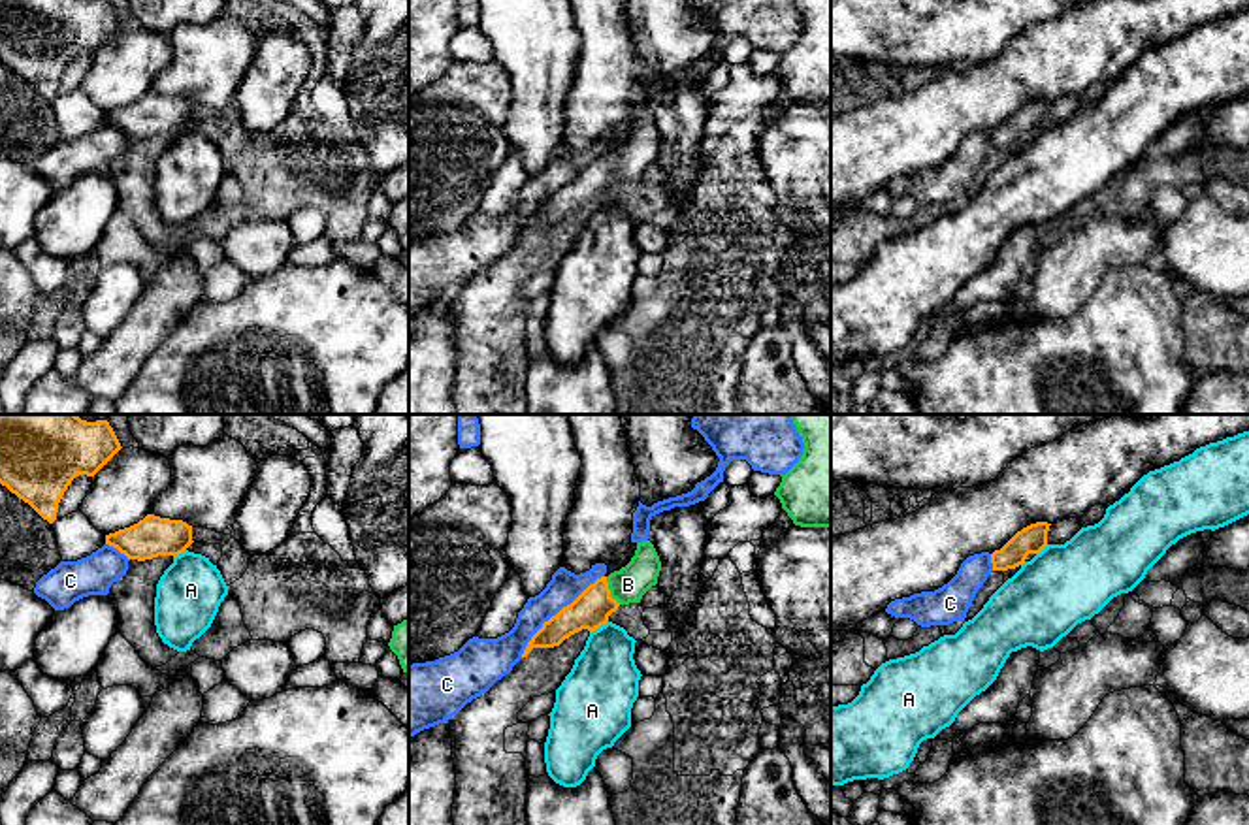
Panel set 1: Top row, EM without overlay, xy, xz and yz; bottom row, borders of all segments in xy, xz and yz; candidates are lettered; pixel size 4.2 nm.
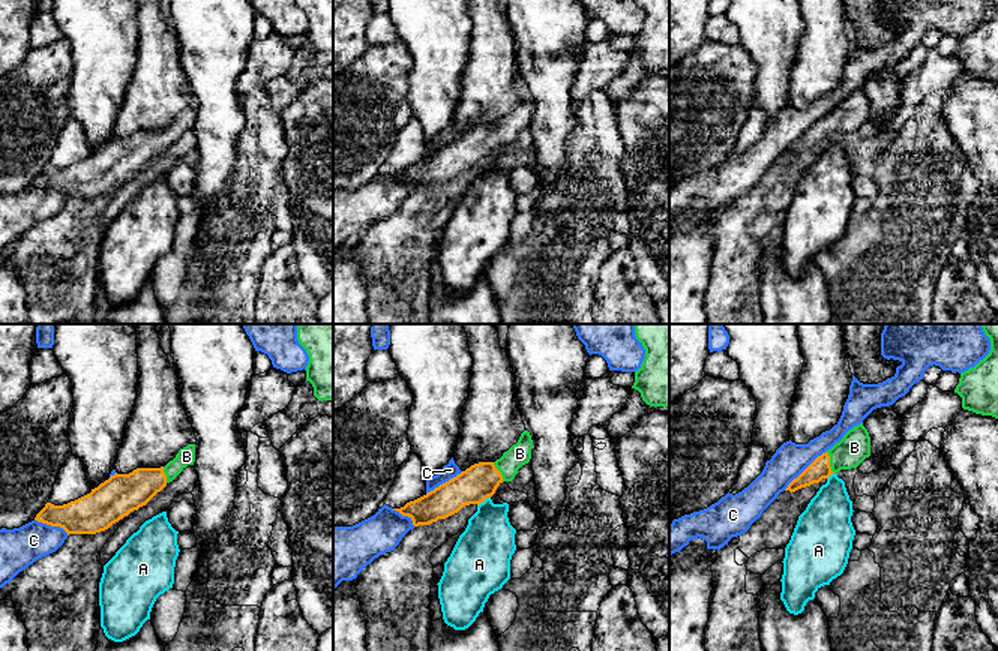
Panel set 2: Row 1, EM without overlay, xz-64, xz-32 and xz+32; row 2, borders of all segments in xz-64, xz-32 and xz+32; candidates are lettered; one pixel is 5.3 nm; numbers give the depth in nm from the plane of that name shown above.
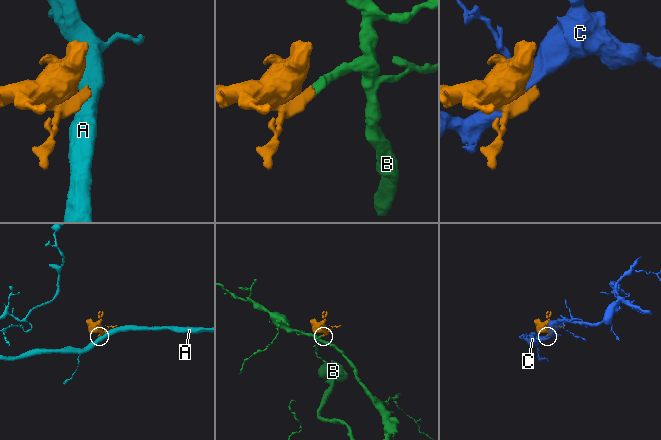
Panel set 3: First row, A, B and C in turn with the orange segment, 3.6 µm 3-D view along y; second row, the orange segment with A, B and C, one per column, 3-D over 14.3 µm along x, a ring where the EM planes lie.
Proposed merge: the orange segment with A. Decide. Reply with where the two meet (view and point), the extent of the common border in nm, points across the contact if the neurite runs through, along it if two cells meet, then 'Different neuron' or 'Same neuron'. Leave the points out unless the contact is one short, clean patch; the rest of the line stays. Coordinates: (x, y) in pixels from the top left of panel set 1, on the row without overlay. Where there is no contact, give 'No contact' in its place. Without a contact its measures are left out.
Touches orange at xz (598, 206). Shared border 100 nm. Boundary: xz (607, 198), (590, 211). Different neuron

